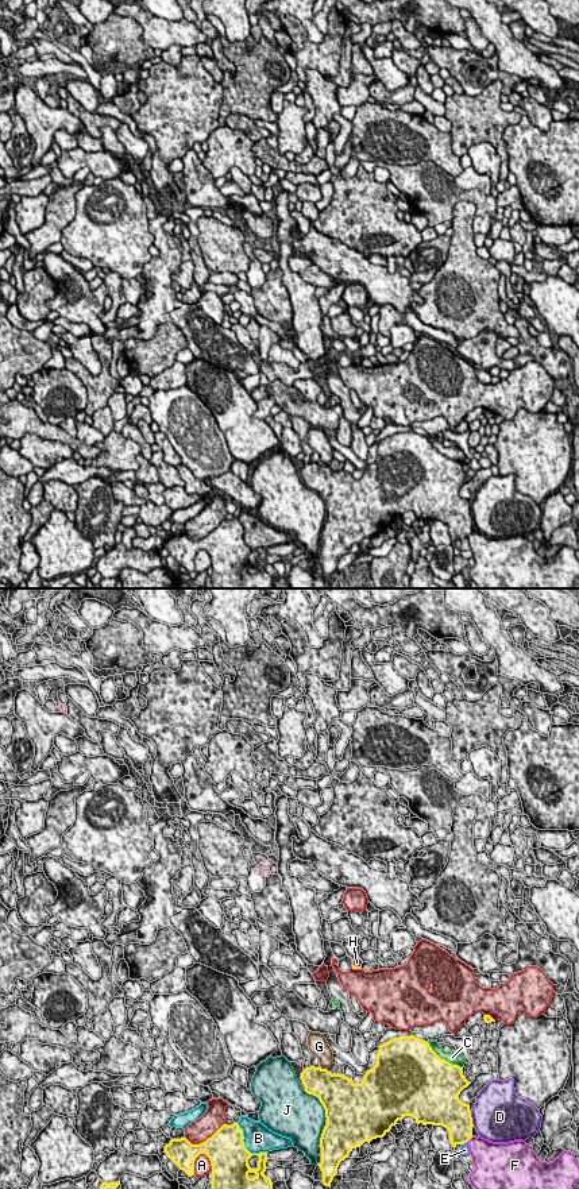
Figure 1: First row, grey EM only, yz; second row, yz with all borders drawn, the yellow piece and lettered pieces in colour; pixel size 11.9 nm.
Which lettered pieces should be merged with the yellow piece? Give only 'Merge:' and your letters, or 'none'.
Merge: none

